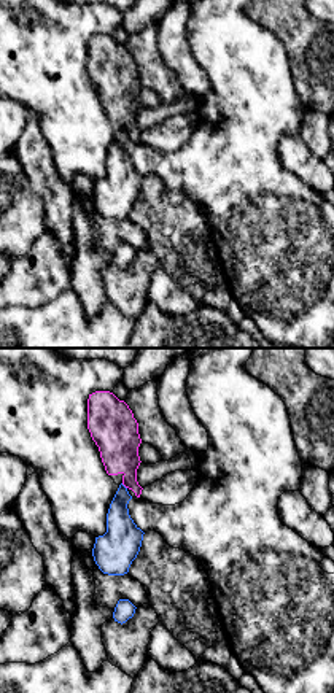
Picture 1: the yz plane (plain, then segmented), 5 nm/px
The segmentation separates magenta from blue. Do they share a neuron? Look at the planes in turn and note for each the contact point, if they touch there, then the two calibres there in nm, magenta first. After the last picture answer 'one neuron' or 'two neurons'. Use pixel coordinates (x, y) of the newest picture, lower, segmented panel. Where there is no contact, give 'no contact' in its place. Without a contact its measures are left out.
contact (124, 485); calibres 220 and 160 nm

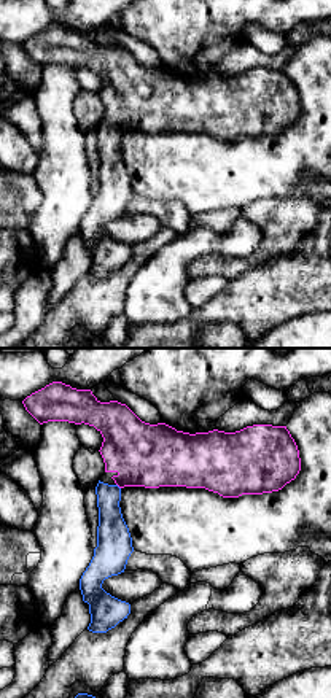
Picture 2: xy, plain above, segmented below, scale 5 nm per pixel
contact (118, 485); calibres 320 and 160 nm

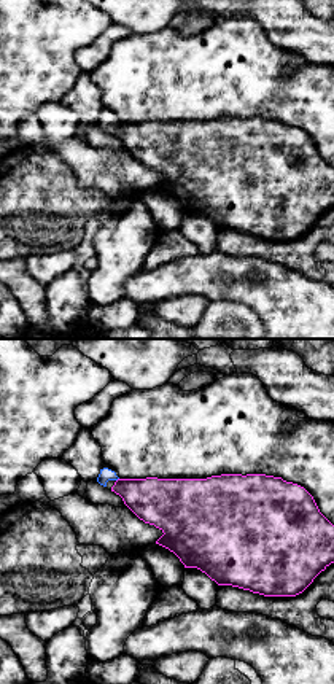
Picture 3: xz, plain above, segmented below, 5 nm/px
no contact

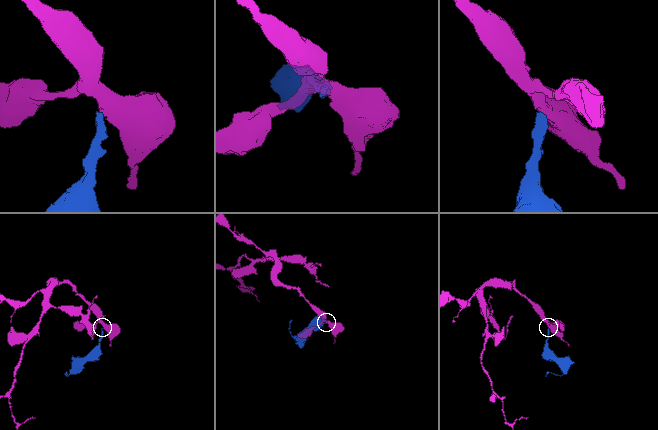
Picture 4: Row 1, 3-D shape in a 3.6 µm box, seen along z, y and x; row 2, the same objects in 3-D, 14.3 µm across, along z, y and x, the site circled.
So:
one neuron

